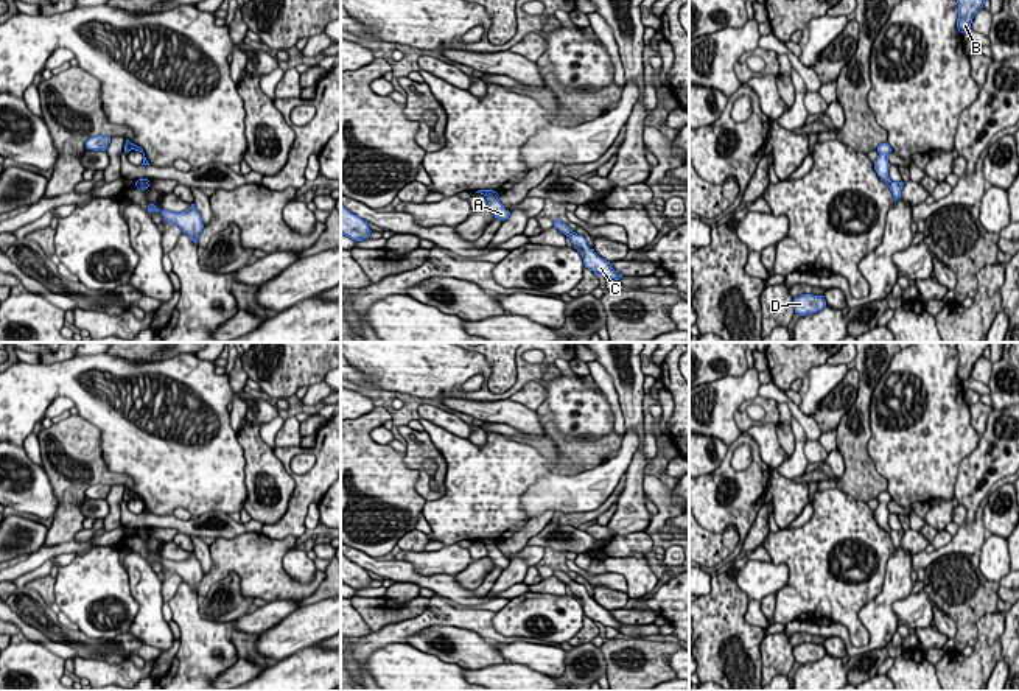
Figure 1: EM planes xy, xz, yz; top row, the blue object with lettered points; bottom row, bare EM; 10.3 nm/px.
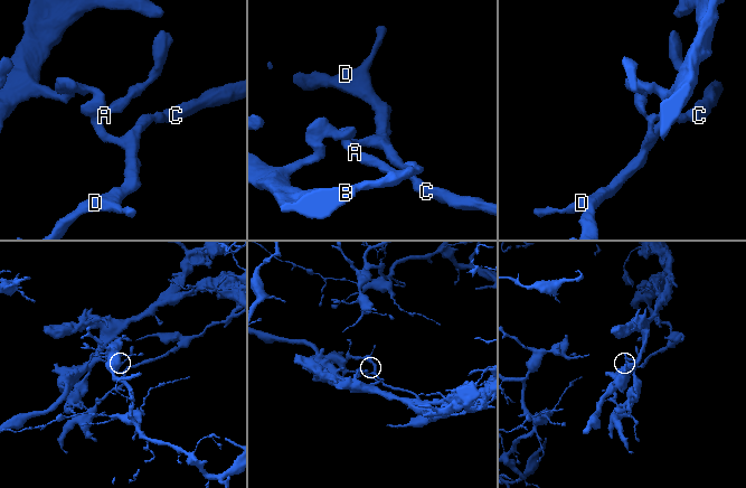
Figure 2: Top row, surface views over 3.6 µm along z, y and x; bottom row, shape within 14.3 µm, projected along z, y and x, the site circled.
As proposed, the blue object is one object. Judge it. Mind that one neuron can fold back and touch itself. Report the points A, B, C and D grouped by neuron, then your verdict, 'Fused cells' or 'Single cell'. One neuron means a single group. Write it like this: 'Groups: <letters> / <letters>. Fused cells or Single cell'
Groups: A C D / B. Fused cells

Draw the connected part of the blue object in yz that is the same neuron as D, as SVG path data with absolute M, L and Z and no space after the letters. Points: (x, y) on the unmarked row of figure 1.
M803 643L793 647L795 661L800 665L812 663L826 655L823 644Z

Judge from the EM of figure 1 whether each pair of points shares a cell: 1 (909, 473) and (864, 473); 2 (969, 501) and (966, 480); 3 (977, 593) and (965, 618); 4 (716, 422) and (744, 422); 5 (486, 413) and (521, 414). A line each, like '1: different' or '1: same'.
1: different
2: same
3: same
4: different
5: same

